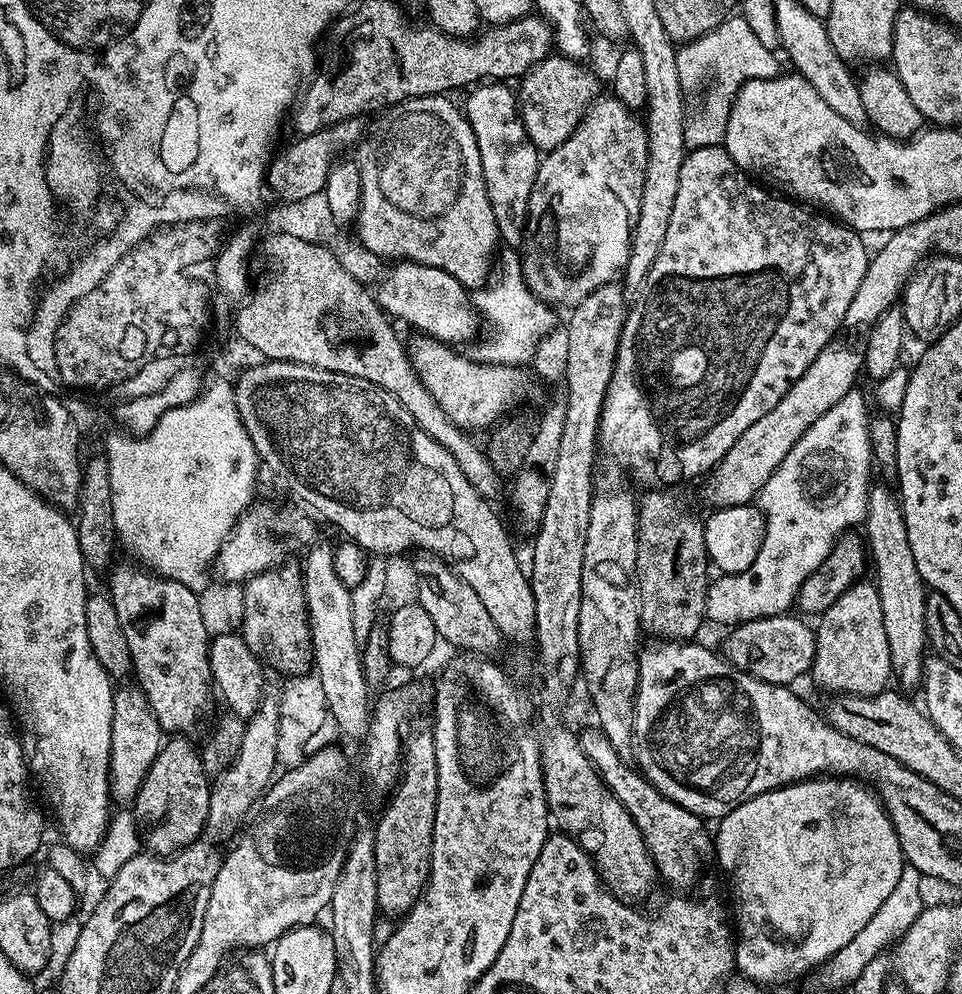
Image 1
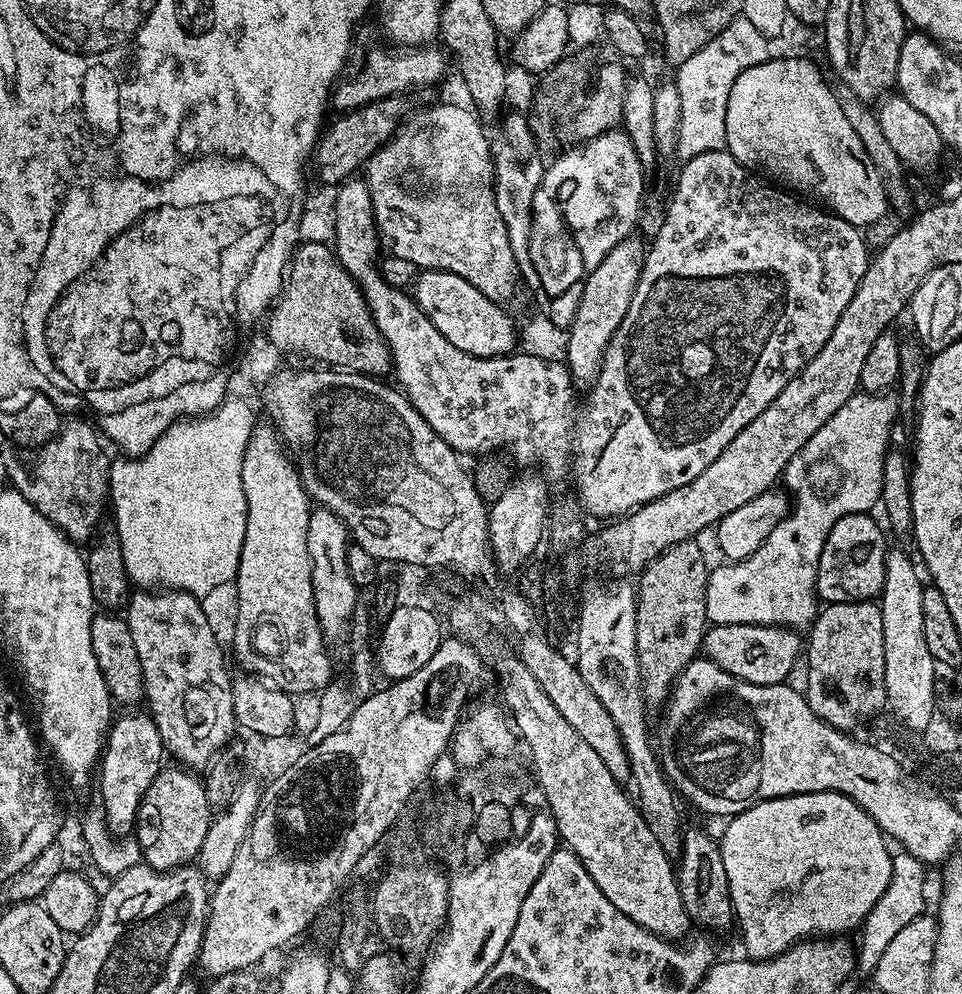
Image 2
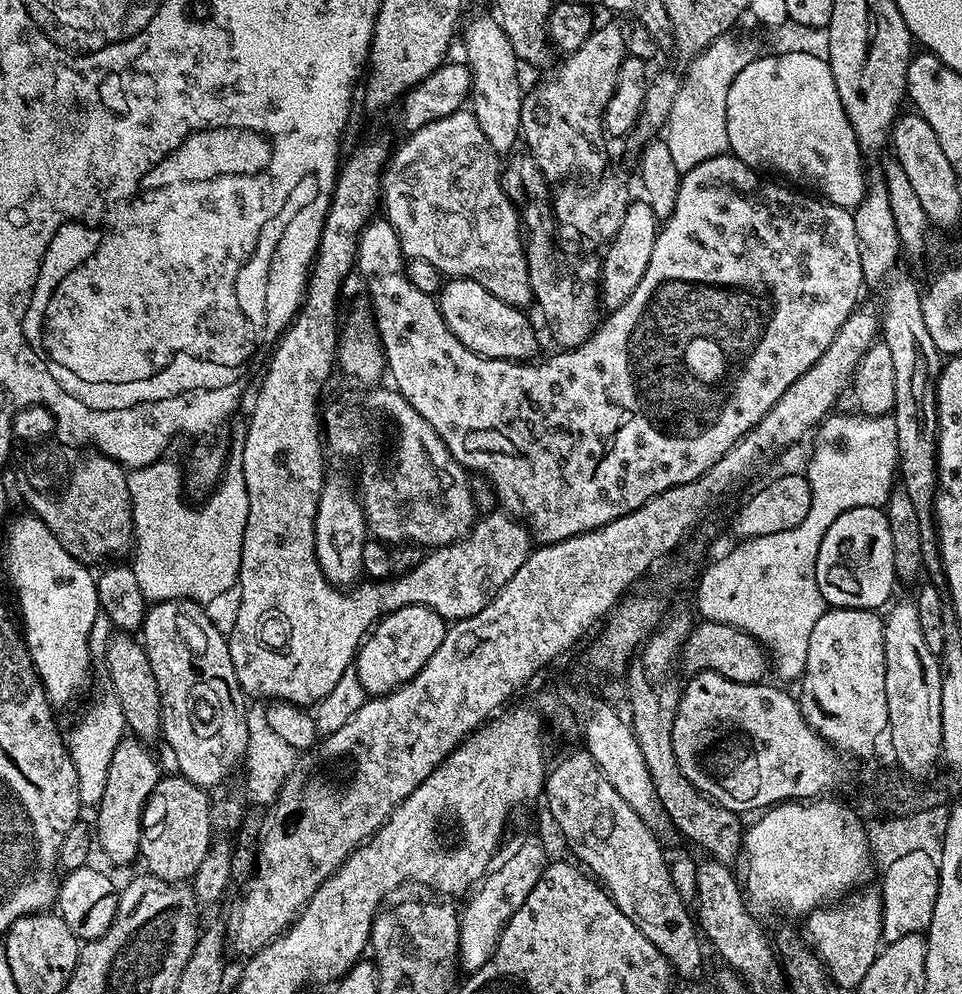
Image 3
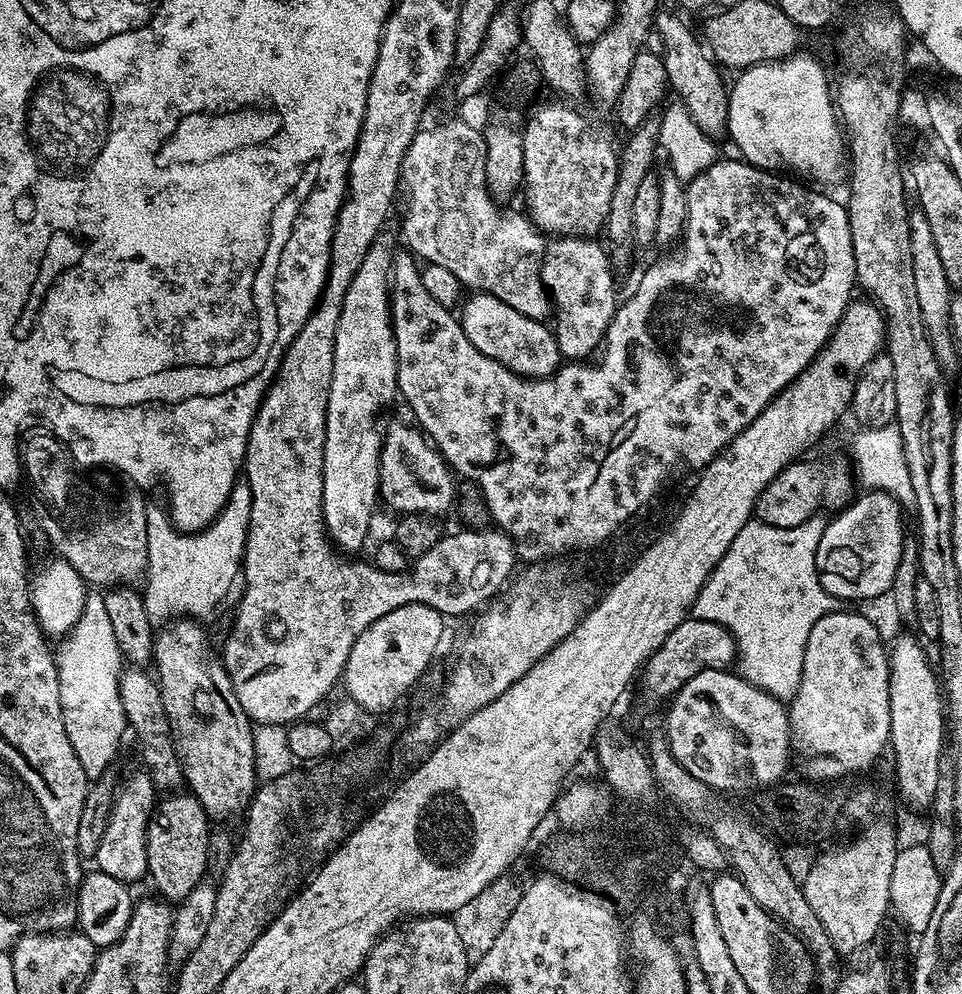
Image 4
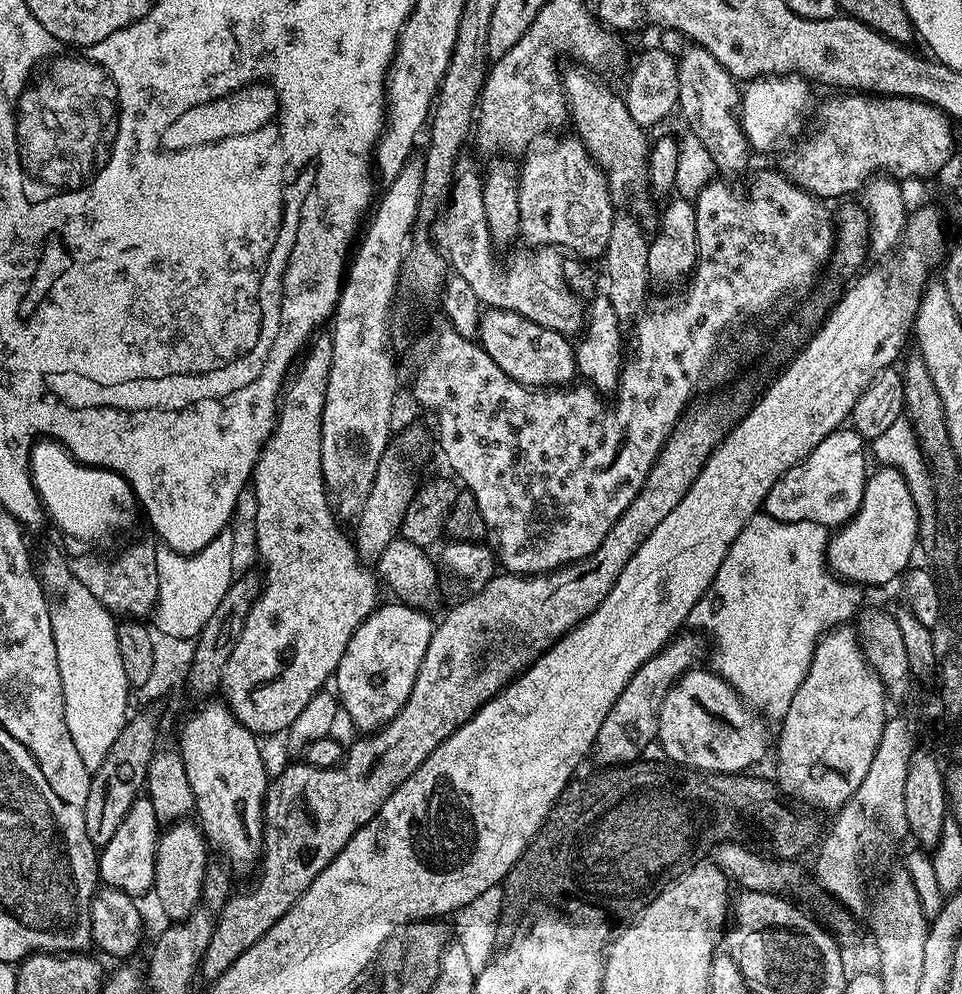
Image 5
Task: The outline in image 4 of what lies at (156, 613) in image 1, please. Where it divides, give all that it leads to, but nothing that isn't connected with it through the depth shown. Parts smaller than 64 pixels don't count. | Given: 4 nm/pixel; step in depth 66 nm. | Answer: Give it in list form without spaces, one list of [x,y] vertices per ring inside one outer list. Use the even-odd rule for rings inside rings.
[[[192,618],[171,621],[155,633],[155,675],[158,677],[162,702],[166,706],[168,719],[172,721],[172,741],[184,771],[184,784],[209,817],[228,818],[245,811],[252,803],[252,795],[258,787],[255,770],[253,721],[248,719],[238,694],[234,694],[224,661],[208,645],[208,636]]]

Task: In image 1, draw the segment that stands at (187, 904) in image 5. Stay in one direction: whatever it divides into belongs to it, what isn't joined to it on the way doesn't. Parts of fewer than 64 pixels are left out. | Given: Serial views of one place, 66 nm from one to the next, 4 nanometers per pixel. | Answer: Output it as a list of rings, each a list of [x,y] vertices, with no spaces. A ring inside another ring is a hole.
[[[174,736],[163,743],[132,802],[141,845],[151,855],[166,857],[179,852],[199,839],[207,827],[210,778],[203,770],[199,751],[186,740]]]

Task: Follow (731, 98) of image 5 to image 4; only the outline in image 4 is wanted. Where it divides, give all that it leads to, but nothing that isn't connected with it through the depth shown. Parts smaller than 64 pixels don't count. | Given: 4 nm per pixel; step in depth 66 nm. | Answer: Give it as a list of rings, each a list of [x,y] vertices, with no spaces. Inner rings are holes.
[[[657,11],[654,21],[654,31],[662,36],[664,43],[662,57],[668,75],[668,88],[676,88],[677,94],[680,95],[677,96],[679,103],[683,104],[705,134],[713,138],[720,138],[720,135],[723,137],[728,127],[729,89],[726,84],[724,88],[724,80],[720,77],[721,69],[717,61],[706,51],[701,37],[697,33],[696,37],[688,29],[688,24],[682,17],[675,16],[680,14],[672,12]]]

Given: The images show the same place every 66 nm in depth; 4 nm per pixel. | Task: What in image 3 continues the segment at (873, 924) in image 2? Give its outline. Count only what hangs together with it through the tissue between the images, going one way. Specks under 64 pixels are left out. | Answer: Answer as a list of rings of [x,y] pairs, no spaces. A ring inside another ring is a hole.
[[[915,851],[893,860],[883,869],[882,886],[883,928],[881,937],[885,943],[892,943],[898,938],[927,931],[930,918],[933,917],[934,902],[937,901],[939,884],[939,863],[926,852]]]

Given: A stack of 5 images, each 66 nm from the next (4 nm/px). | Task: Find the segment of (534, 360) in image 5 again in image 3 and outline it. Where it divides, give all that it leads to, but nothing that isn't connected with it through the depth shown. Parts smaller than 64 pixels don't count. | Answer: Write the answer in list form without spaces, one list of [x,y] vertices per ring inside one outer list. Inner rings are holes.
[[[452,278],[438,293],[440,313],[450,326],[454,338],[462,342],[470,351],[491,360],[519,360],[528,362],[536,352],[536,332],[525,313],[512,304],[494,298],[478,282]]]

